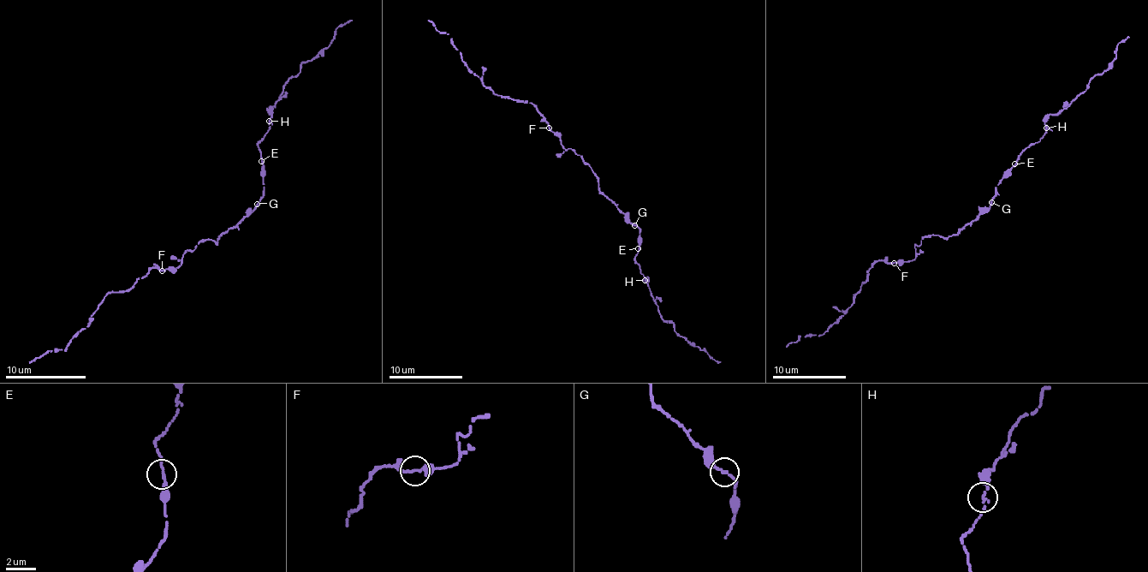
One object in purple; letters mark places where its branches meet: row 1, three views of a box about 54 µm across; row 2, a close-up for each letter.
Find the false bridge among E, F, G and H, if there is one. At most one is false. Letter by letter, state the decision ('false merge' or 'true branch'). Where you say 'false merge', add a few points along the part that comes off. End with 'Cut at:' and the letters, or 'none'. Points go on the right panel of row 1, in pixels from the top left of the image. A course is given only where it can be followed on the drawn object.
E: true branch
F: true branch
G: true branch
H: true branch
Cut at: none

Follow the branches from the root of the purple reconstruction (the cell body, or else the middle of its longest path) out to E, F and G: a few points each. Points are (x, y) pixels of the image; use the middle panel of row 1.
E: (602, 192), (640, 230), (638, 248)
F: (602, 192), (597, 187), (597, 177), (592, 169), (570, 148), (565, 150), (559, 137), (549, 128)
G: (602, 192), (634, 225)

